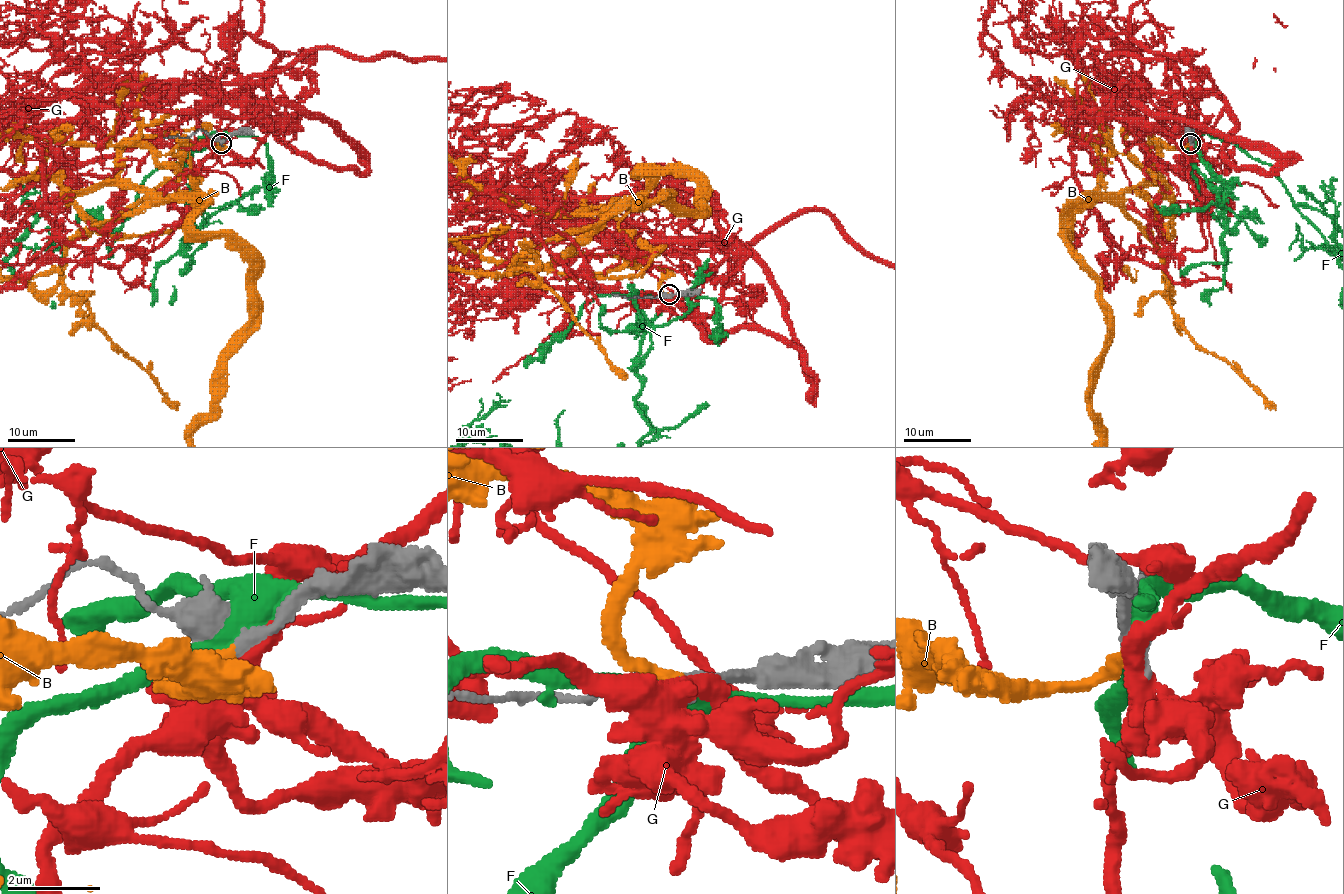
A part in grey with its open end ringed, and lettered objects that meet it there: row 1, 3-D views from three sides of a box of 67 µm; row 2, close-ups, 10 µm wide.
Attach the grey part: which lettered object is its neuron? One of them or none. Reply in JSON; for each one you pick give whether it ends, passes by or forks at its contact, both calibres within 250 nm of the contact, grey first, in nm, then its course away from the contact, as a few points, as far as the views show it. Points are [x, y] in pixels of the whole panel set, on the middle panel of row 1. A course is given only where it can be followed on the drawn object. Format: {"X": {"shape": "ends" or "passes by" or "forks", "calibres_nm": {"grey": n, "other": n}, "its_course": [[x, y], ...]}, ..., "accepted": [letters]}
{"B": {"shape": "ends", "calibres_nm": {"grey": 320, "other": 220}, "its_course": [[670, 294], [654, 267], [568, 253], [646, 192], [639, 168], [683, 172], [695, 211], [661, 196]]}, "accepted": ["B"]}

